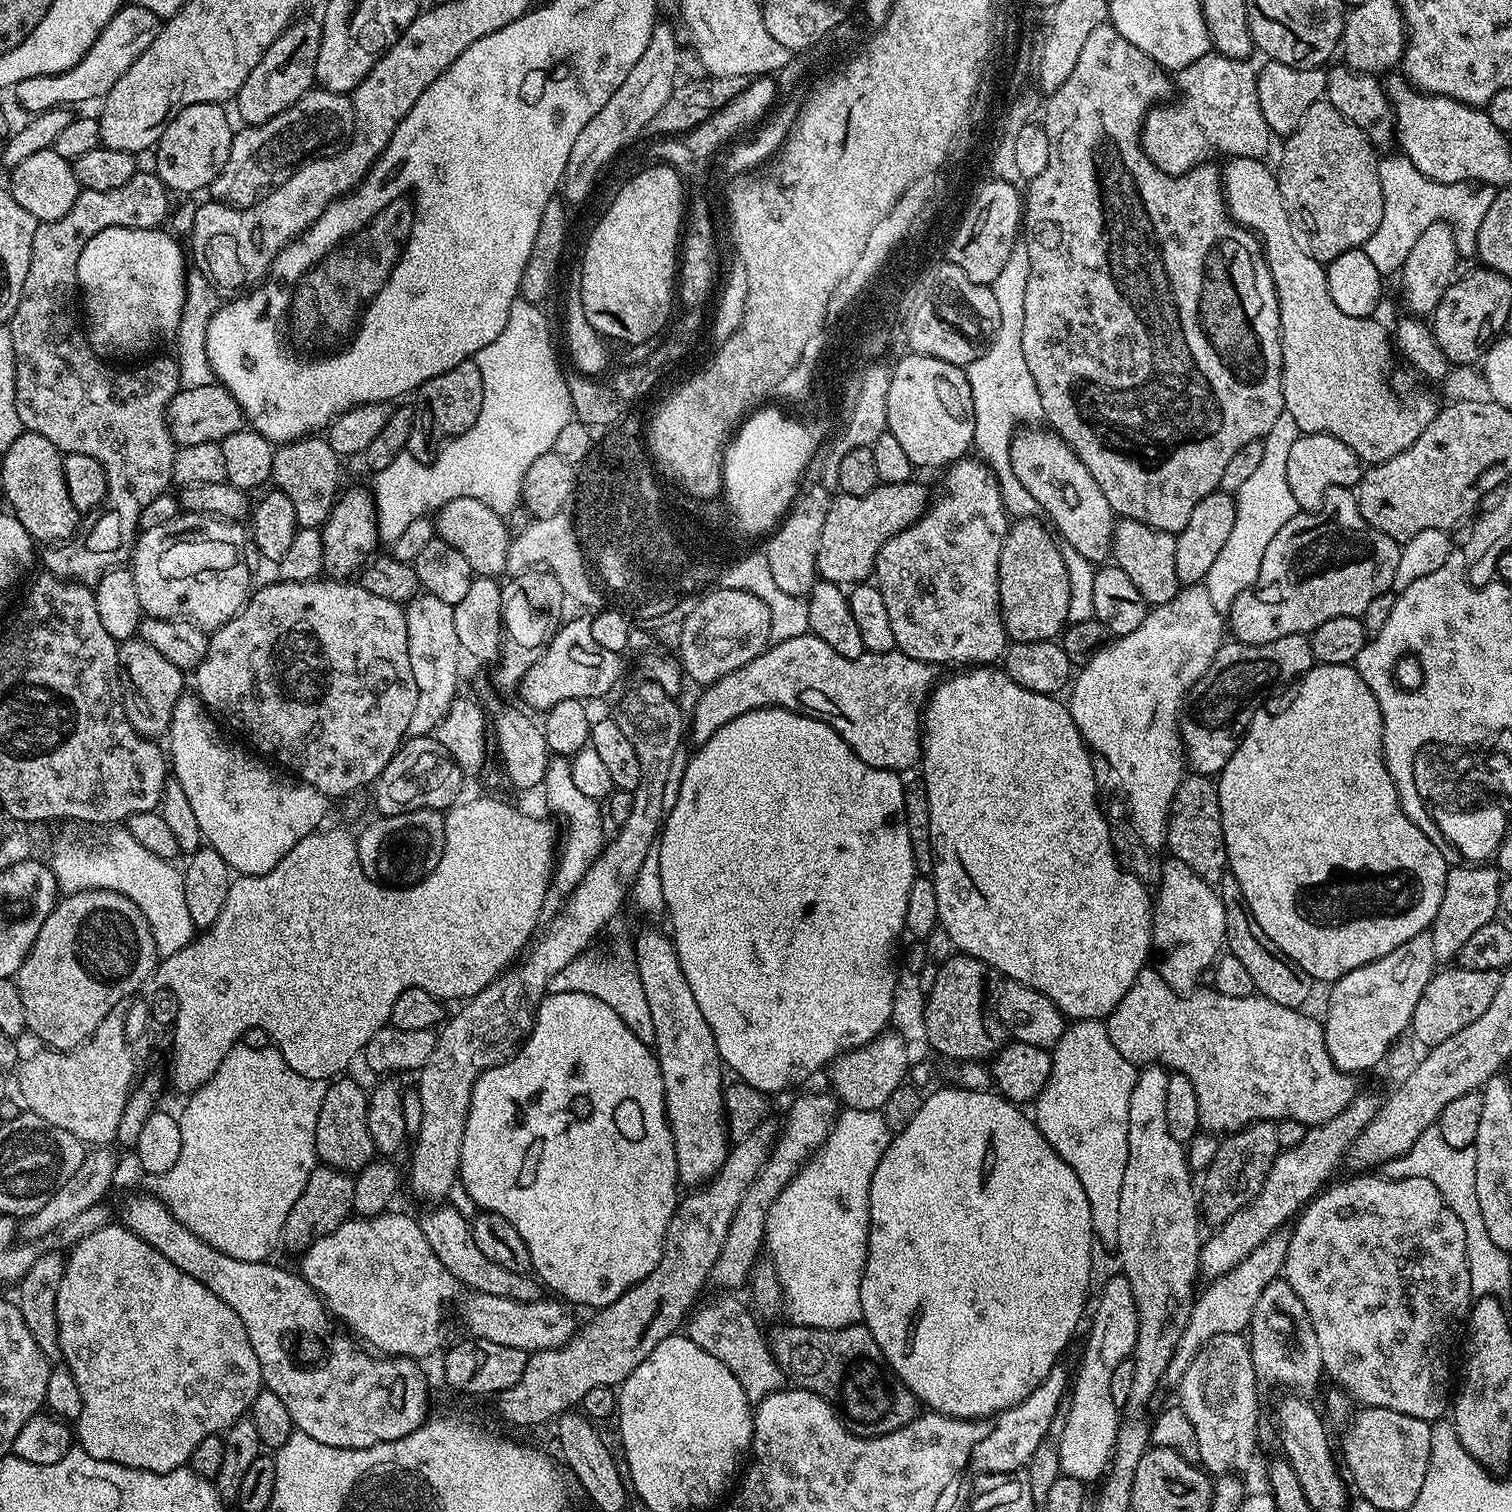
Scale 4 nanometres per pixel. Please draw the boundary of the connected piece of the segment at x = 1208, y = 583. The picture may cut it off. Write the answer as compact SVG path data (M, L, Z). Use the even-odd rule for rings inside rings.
M1284 412L1274 422L1271 432L1264 437L1264 453L1262 462L1258 462L1258 470L1242 482L1242 486L1234 494L1236 513L1234 526L1230 529L1230 538L1226 538L1226 546L1222 546L1218 558L1214 558L1214 566L1204 575L1202 581L1205 590L1210 594L1210 602L1222 614L1232 608L1234 598L1242 594L1258 578L1258 570L1262 566L1262 554L1266 554L1266 546L1290 518L1297 514L1294 494L1290 494L1290 482L1286 482L1286 458L1290 458L1290 446L1302 435L1298 422Z

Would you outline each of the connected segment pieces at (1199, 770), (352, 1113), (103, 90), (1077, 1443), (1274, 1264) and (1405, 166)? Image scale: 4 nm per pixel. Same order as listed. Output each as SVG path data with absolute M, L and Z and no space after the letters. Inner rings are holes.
M1290 634L1265 644L1228 643L1221 643L1219 650L1214 654L1214 662L1210 662L1206 674L1202 674L1202 678L1198 678L1196 685L1188 691L1180 718L1180 737L1184 743L1187 767L1193 773L1209 778L1219 774L1226 766L1226 762L1230 762L1234 750L1240 744L1241 736L1248 728L1248 723L1256 712L1265 707L1264 695L1275 686L1276 680L1295 681L1314 666L1312 642L1304 634Z
M336 1078L328 1084L322 1098L322 1110L316 1127L316 1154L321 1165L336 1168L340 1172L359 1174L377 1155L370 1130L367 1129L369 1093L356 1080Z
M135 2L125 3L120 11L106 22L106 26L98 34L94 46L84 55L69 72L60 72L56 76L35 76L22 78L22 82L14 85L16 100L28 111L28 114L39 114L48 108L61 106L77 106L87 100L99 101L108 95L114 82L138 62L138 58L154 42L162 27L162 20L150 10L144 9Z
M1116 1274L1105 1282L1100 1292L1100 1301L1092 1316L1092 1329L1088 1332L1088 1345L1084 1348L1080 1369L1074 1372L1074 1383L1067 1401L1069 1412L1057 1447L1063 1475L1091 1482L1096 1479L1099 1481L1109 1471L1116 1432L1121 1425L1121 1421L1116 1420L1118 1405L1114 1398L1110 1398L1110 1381L1114 1369L1135 1353L1137 1342L1138 1306L1134 1302L1128 1279Z
M1280 1230L1273 1232L1270 1238L1260 1243L1242 1262L1238 1262L1234 1270L1230 1270L1224 1276L1215 1277L1209 1283L1212 1285L1197 1295L1190 1318L1182 1330L1182 1338L1178 1338L1178 1346L1170 1358L1170 1366L1166 1366L1163 1378L1165 1385L1179 1385L1182 1374L1186 1374L1186 1366L1190 1366L1190 1362L1194 1362L1200 1349L1218 1334L1243 1333L1251 1325L1254 1306L1258 1306L1262 1290L1266 1290L1266 1286L1270 1286L1270 1282L1283 1273L1288 1236L1282 1233Z
M1395 154L1379 161L1378 178L1382 182L1382 198L1384 209L1382 210L1382 222L1378 222L1378 230L1370 234L1370 238L1364 243L1363 250L1366 258L1374 262L1381 277L1399 273L1406 262L1406 254L1414 250L1414 242L1422 235L1422 230L1434 226L1434 222L1443 220L1454 226L1456 233L1456 250L1461 257L1476 256L1476 239L1478 230L1482 226L1482 218L1486 218L1486 210L1490 210L1490 202L1494 202L1497 189L1492 186L1484 186L1475 192L1471 183L1443 184L1426 178L1410 162L1407 156Z

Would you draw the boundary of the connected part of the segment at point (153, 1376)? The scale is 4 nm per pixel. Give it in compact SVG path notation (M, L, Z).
M112 1222L106 1228L99 1228L94 1234L77 1242L69 1252L72 1253L67 1253L62 1282L58 1286L56 1314L60 1356L74 1382L78 1382L78 1394L82 1394L82 1414L74 1424L74 1436L79 1447L96 1460L109 1460L142 1472L169 1472L185 1467L192 1459L194 1446L198 1446L202 1438L223 1433L235 1420L241 1419L251 1409L254 1398L262 1390L261 1366L254 1348L250 1346L249 1335L246 1334L242 1320L208 1287L202 1286L197 1279L182 1274L174 1265L166 1262L162 1254L158 1254L149 1244L142 1242L142 1238L119 1223Z

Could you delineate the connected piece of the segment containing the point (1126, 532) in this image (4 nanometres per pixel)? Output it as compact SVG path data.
M1120 518L1113 523L1111 559L1115 567L1121 568L1130 582L1134 582L1138 594L1142 594L1150 606L1170 602L1182 587L1178 570L1174 566L1175 549L1176 536L1171 532L1151 528L1137 520Z

